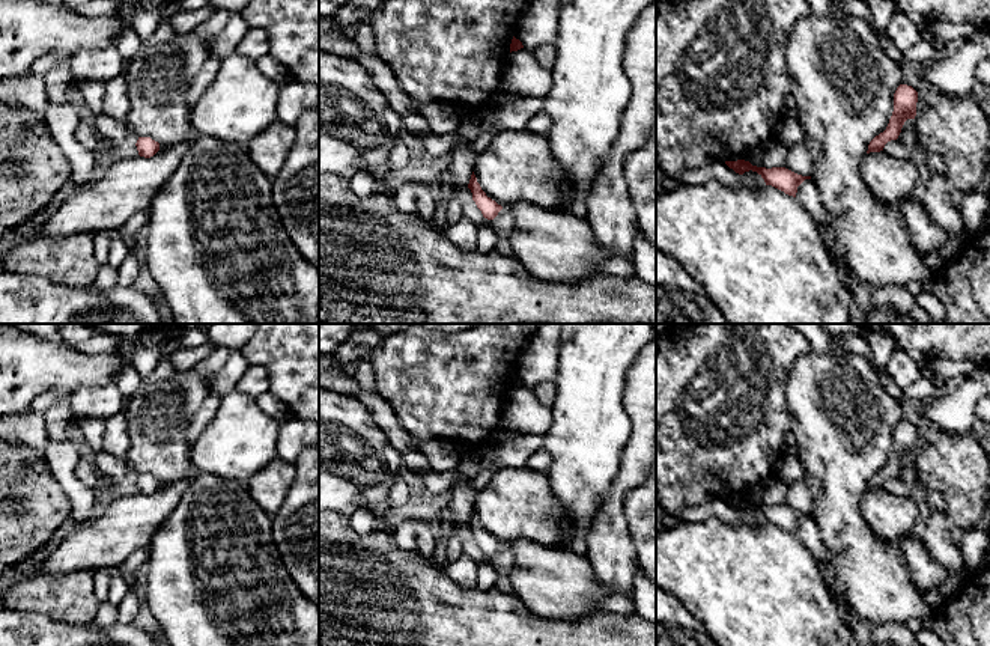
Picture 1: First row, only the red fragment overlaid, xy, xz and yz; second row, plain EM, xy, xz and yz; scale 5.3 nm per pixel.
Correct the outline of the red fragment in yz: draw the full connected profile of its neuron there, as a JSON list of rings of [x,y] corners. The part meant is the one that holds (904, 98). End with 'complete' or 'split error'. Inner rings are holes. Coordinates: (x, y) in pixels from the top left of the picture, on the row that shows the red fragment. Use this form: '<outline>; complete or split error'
[[[900,84],[894,93],[894,111],[889,119],[889,123],[883,133],[876,136],[870,145],[870,152],[880,152],[883,151],[885,145],[891,140],[897,140],[904,122],[907,119],[915,119],[916,116],[916,102],[918,102],[918,92],[907,84]]]; complete

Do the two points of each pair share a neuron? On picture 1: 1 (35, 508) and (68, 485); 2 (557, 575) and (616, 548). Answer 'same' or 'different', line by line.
1: different
2: different

